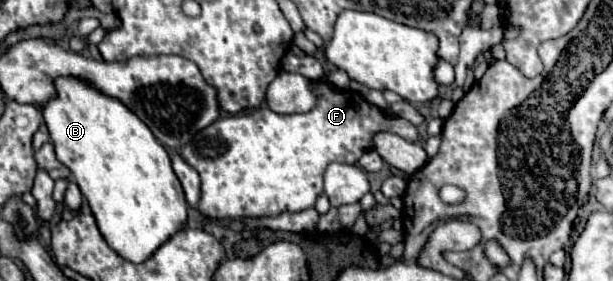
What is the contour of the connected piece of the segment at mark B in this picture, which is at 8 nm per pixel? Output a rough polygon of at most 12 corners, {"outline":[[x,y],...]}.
{"outline":[[57,78],[43,118],[107,244],[149,260],[189,206],[119,100]]}

